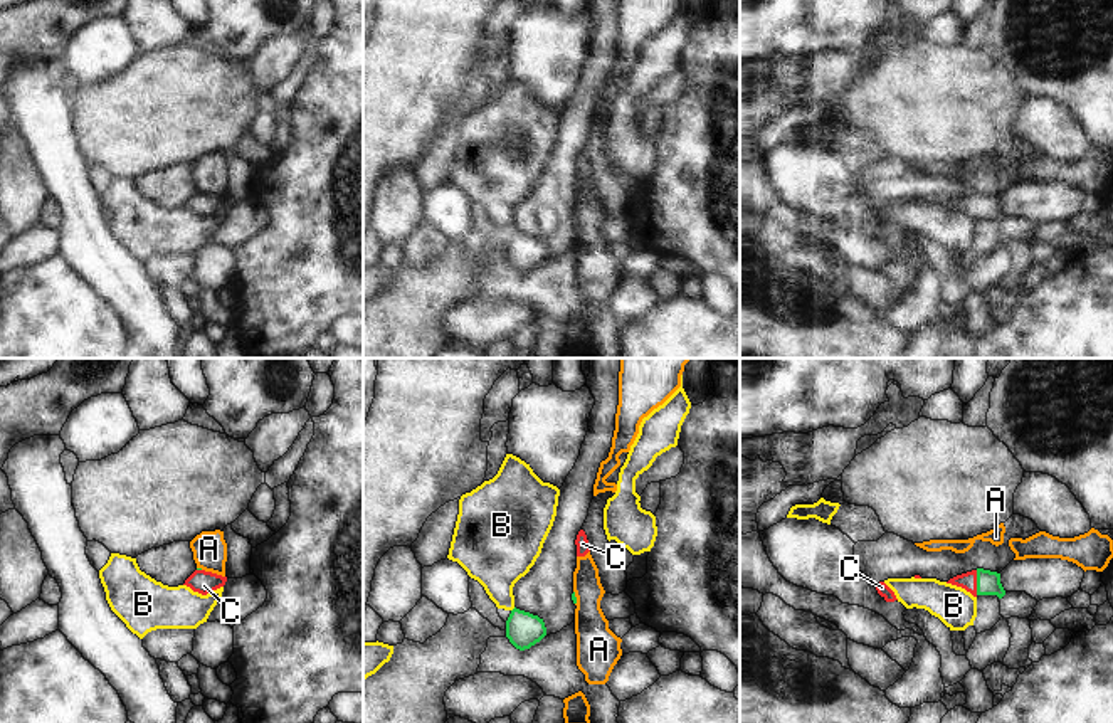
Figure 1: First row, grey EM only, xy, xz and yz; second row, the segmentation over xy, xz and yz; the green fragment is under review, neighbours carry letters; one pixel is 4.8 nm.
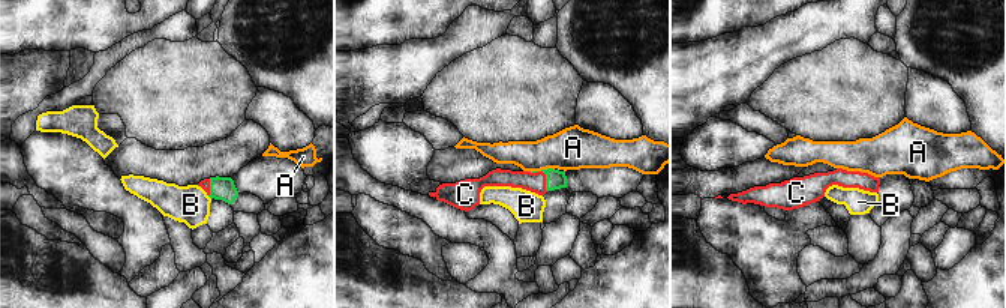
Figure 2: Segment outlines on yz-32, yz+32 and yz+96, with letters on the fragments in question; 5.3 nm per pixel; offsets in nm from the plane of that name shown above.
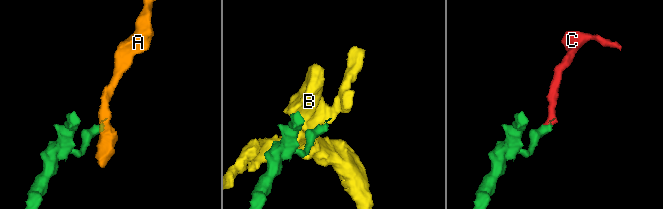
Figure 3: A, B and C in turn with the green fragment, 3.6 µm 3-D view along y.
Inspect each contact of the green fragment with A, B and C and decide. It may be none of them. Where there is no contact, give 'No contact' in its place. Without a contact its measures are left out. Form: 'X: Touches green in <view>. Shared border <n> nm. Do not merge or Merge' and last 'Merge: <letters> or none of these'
A: Touches green in xz. Shared border 70 nm. Do not merge
B: Touches green in xz. Shared border 30 nm. Do not merge
C: Touches green in yz. Shared border 120 nm. Merge
Merge: C

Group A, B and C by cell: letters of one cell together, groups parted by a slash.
A / B / C

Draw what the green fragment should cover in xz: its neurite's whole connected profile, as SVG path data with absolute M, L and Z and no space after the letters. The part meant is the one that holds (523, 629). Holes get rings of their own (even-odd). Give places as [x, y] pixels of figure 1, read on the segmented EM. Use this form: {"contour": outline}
{"contour": "M513 609L506 620L506 637L520 649L530 649L546 636L543 619L530 612Z"}

